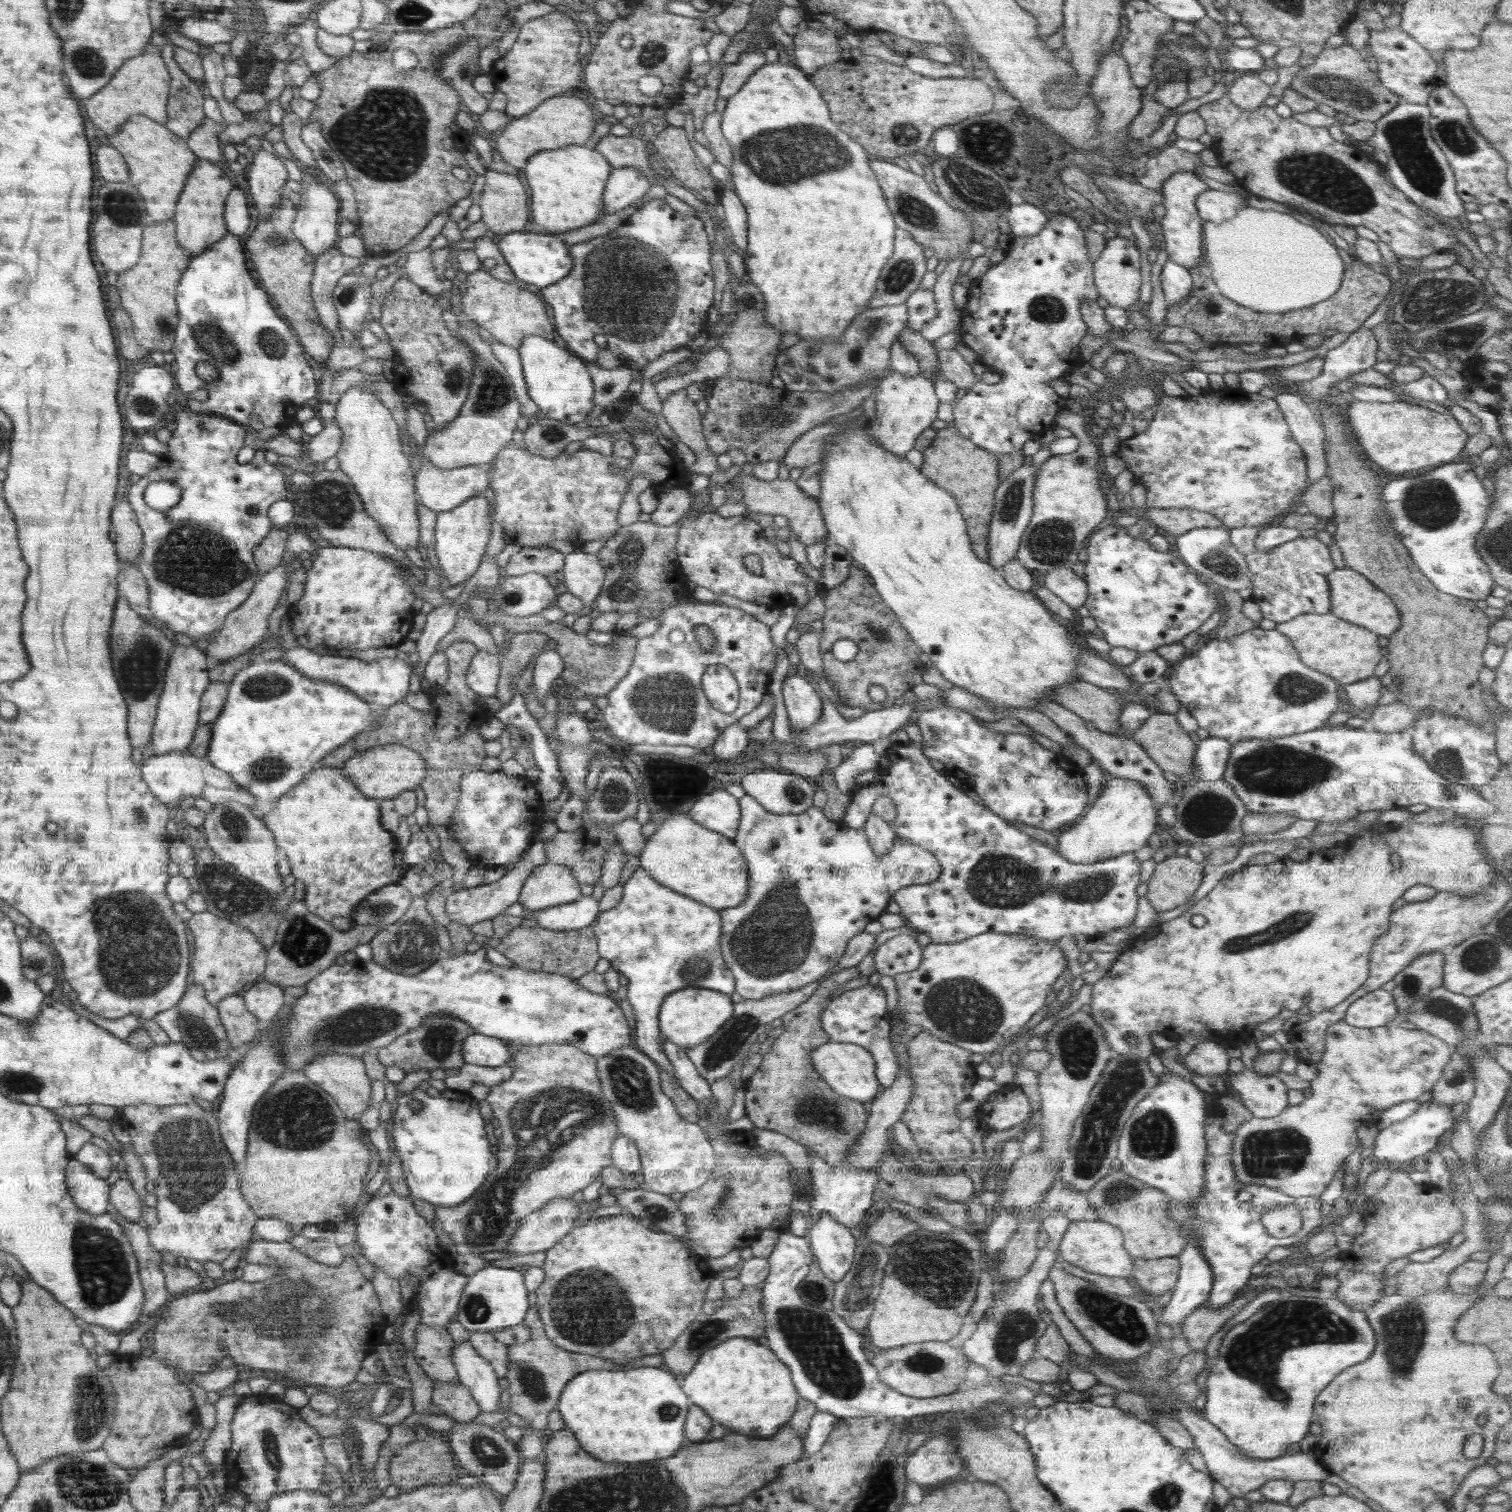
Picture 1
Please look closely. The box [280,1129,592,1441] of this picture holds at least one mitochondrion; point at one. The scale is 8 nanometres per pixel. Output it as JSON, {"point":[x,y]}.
{"point":[532,1384]}

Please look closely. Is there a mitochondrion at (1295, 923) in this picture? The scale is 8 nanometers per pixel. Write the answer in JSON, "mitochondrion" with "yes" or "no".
{"mitochondrion":"yes"}

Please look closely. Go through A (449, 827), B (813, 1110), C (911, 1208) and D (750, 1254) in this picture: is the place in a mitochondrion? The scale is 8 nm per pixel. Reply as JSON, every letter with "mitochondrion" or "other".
{"A":"other","B":"mitochondrion","C":"other","D":"other"}

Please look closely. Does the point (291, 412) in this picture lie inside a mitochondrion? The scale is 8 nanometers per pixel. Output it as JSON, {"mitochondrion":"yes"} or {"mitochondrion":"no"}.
{"mitochondrion":"no"}

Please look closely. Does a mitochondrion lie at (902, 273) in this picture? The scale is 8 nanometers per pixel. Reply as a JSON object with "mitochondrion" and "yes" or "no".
{"mitochondrion":"yes"}

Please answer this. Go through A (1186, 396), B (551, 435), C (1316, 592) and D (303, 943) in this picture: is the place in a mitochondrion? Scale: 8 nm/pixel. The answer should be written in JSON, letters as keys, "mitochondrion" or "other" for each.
{"A":"other","B":"mitochondrion","C":"other","D":"mitochondrion"}

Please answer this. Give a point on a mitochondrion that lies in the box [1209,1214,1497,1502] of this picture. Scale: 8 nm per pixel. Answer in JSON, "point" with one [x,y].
{"point":[1257,1354]}

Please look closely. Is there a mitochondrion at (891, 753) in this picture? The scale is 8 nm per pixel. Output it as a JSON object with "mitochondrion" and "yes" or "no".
{"mitochondrion":"no"}

